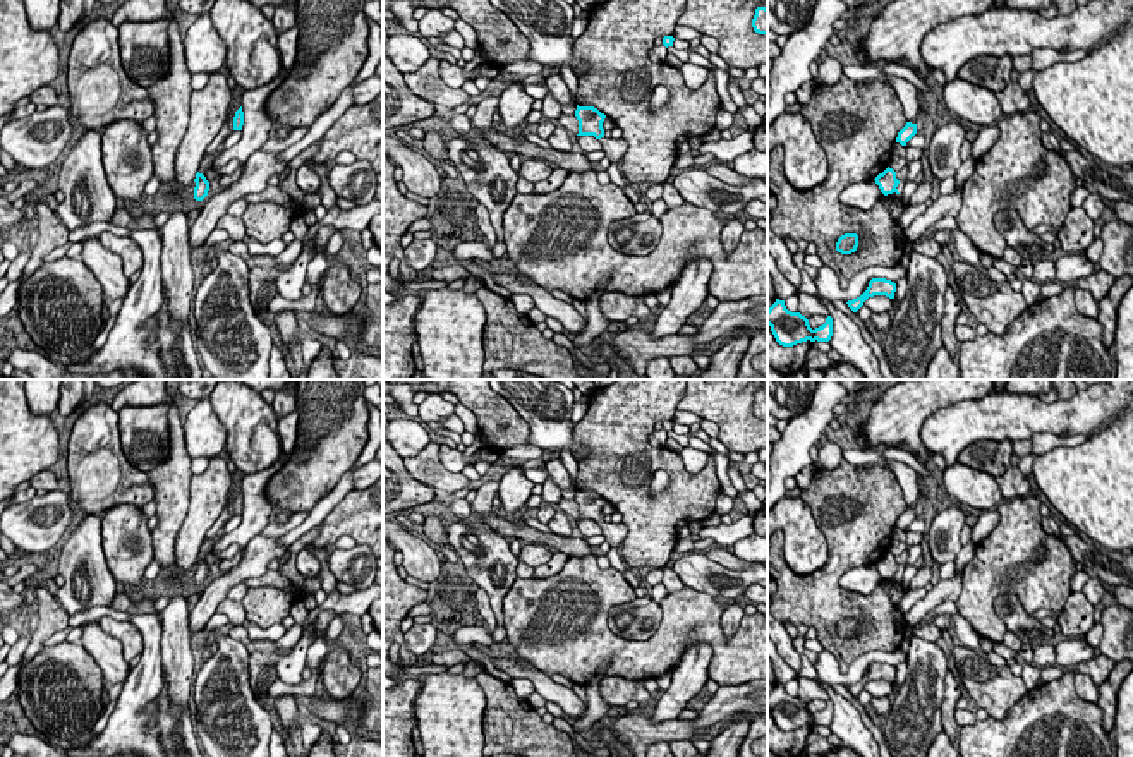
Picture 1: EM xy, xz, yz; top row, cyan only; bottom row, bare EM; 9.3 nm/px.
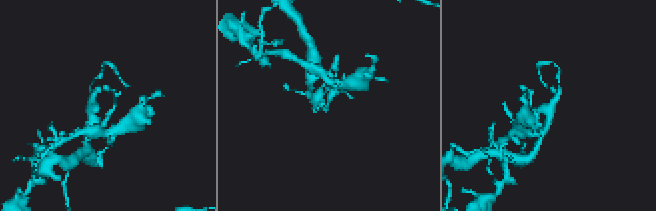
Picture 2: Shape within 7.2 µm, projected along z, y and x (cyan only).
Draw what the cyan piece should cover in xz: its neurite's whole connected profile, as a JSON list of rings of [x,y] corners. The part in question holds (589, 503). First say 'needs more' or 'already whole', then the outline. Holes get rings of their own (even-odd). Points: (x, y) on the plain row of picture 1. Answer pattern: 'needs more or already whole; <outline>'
needs more; [[[577,489],[575,501],[579,505],[579,518],[577,520],[594,520],[596,524],[599,524],[606,542],[611,548],[620,549],[623,539],[628,534],[628,529],[623,522],[613,524],[613,522],[604,520],[603,506],[604,506],[606,500],[601,498],[594,491],[579,491]]]

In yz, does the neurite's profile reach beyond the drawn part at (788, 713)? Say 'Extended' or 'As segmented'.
As segmented

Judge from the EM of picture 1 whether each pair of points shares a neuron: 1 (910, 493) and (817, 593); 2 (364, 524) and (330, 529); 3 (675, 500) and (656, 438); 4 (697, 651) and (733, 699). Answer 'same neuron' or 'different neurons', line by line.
1: different neurons
2: same neuron
3: different neurons
4: different neurons

